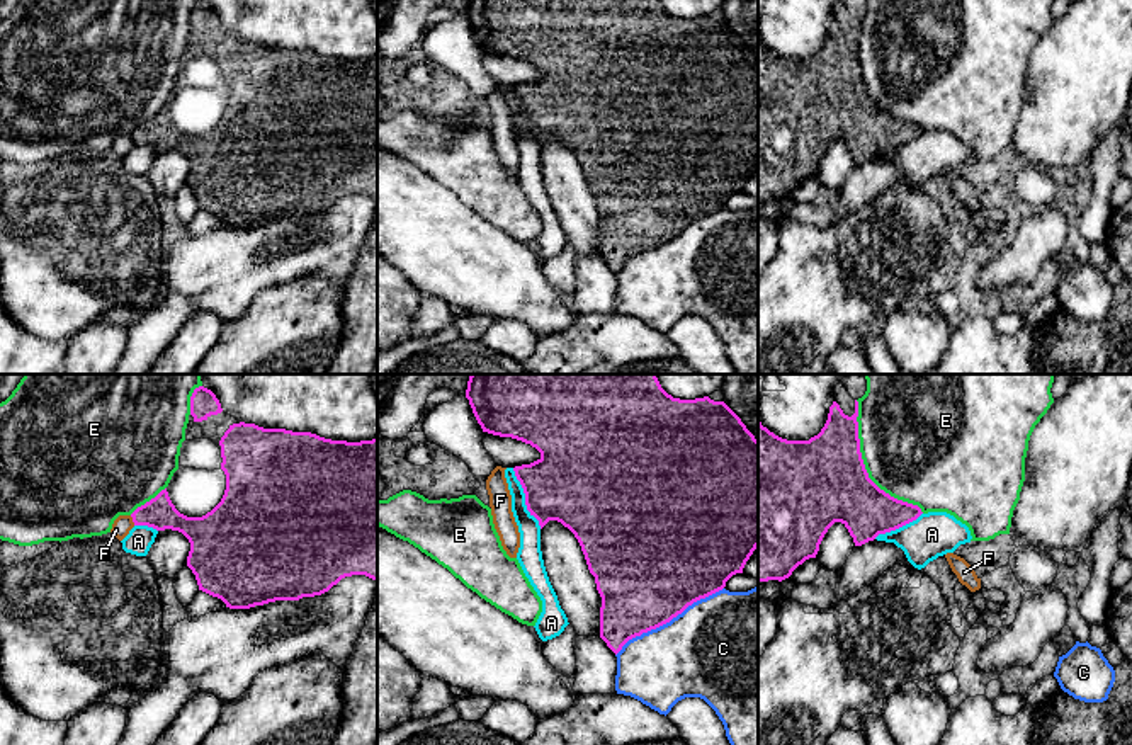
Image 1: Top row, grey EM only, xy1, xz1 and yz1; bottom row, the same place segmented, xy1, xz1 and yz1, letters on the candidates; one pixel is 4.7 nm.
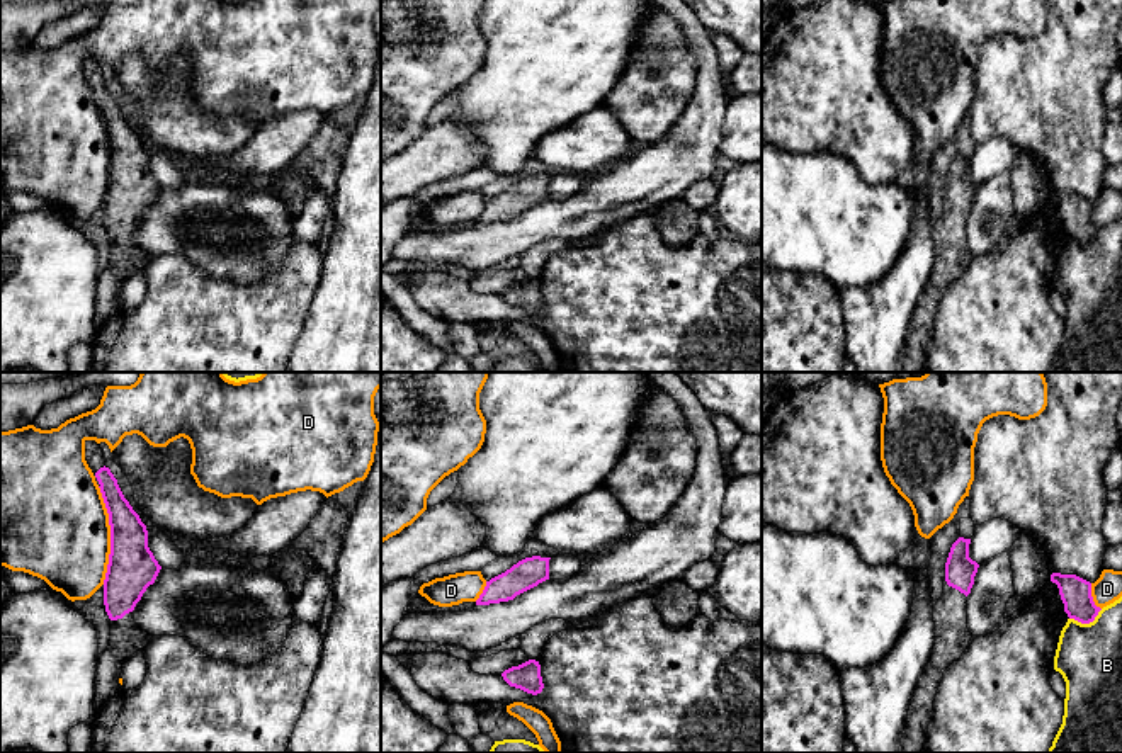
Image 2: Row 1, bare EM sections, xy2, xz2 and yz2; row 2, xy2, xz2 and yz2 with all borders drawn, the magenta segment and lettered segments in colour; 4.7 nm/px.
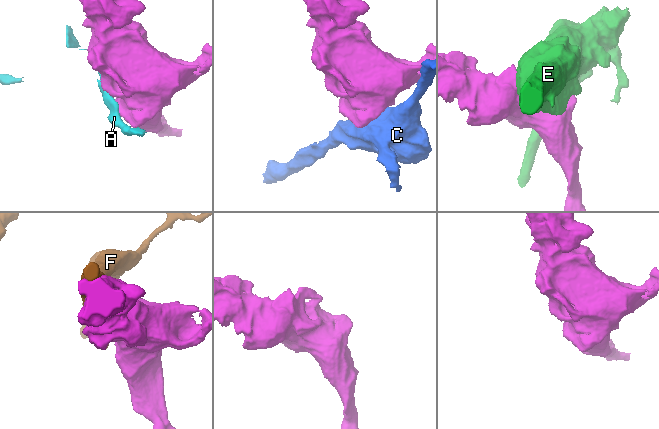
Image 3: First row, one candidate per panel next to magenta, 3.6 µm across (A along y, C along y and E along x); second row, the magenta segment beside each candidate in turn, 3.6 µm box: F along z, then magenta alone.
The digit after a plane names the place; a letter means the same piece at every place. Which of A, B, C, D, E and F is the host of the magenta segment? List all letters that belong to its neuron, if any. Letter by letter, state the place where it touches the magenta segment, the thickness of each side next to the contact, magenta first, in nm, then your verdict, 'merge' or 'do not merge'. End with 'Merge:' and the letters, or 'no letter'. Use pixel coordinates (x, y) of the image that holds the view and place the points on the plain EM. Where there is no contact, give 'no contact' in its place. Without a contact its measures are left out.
A: xz1 (526, 118) | 400/110 nm | do not merge
B: yz2 (1087, 242) | 150/320 nm | do not merge
C: xz1 (668, 240) | 480/460 nm | do not merge
D: xy2 (111, 155) | 220/480 nm | do not merge
E: yz1 (864, 85) | 420/500 nm | do not merge
F: xy1 (133, 140) | 150/90 nm | do not merge
Merge: no letter

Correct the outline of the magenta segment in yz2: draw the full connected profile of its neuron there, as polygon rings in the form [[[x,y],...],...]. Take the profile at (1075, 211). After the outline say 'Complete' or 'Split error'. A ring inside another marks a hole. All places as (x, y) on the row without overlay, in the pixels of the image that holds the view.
[[[1052,192],[1051,201],[1057,204],[1064,231],[1069,238],[1081,243],[1095,240],[1100,226],[1095,224],[1091,216],[1091,202],[1076,194]]]. Complete

